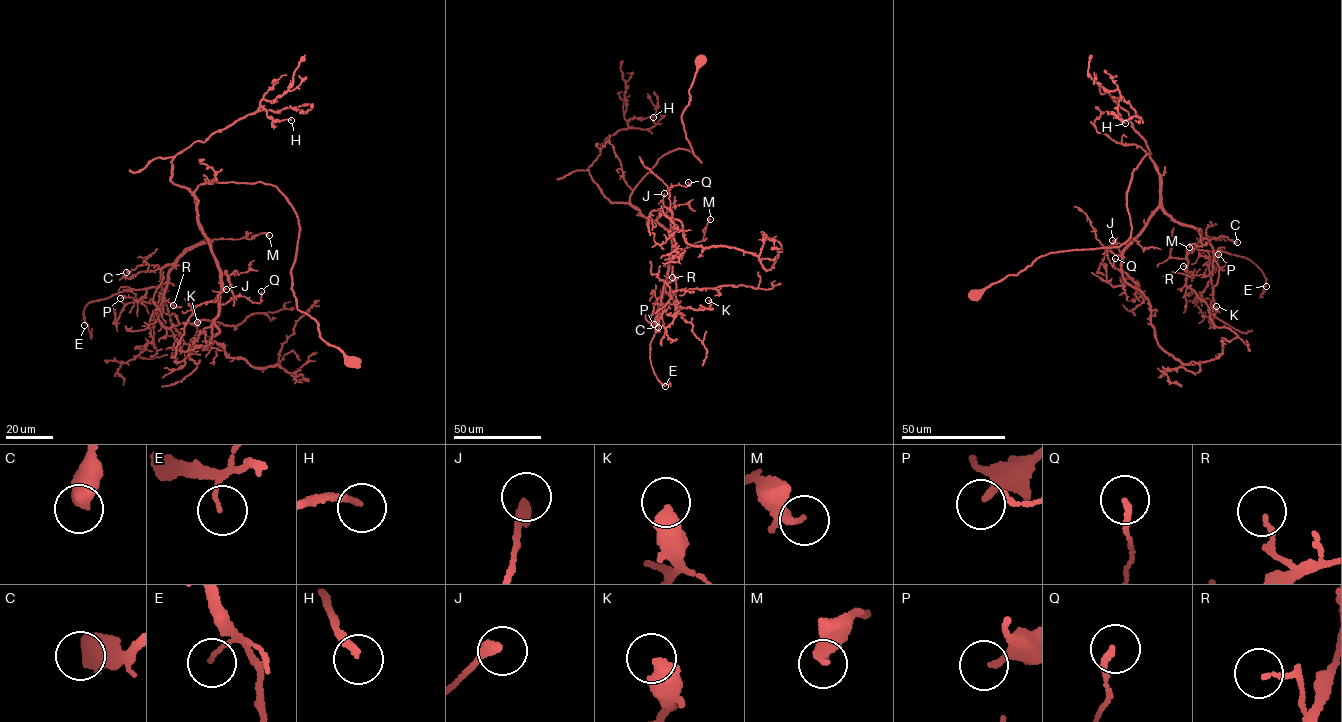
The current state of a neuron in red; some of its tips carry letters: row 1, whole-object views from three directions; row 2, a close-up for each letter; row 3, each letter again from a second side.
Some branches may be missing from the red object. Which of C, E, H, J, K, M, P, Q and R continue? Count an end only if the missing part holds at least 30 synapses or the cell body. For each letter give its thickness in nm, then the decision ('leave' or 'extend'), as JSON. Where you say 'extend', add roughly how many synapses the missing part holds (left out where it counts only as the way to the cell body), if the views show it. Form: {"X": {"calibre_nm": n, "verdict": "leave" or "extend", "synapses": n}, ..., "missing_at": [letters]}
{"C": {"calibre_nm": 600, "verdict": "leave"}, "E": {"calibre_nm": 90, "verdict": "leave"}, "H": {"calibre_nm": 190, "verdict": "leave"}, "J": {"calibre_nm": 320, "verdict": "leave"}, "K": {"calibre_nm": 550, "verdict": "leave"}, "M": {"calibre_nm": 360, "verdict": "leave"}, "P": {"calibre_nm": 220, "verdict": "leave"}, "Q": {"calibre_nm": 180, "verdict": "leave"}, "R": {"calibre_nm": 120, "verdict": "leave"}, "missing_at": []}

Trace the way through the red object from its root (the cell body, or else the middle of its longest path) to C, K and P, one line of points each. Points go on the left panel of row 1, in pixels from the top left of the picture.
C: (352, 363), (296, 307), (298, 219), (272, 185), (199, 185), (197, 223), (210, 240), (126, 272)
K: (352, 363), (296, 307), (298, 219), (270, 184), (194, 192), (210, 240), (161, 287), (186, 344), (197, 322)
P: (352, 363), (296, 307), (298, 219), (270, 184), (199, 185), (197, 223), (210, 240), (144, 296), (120, 298)

